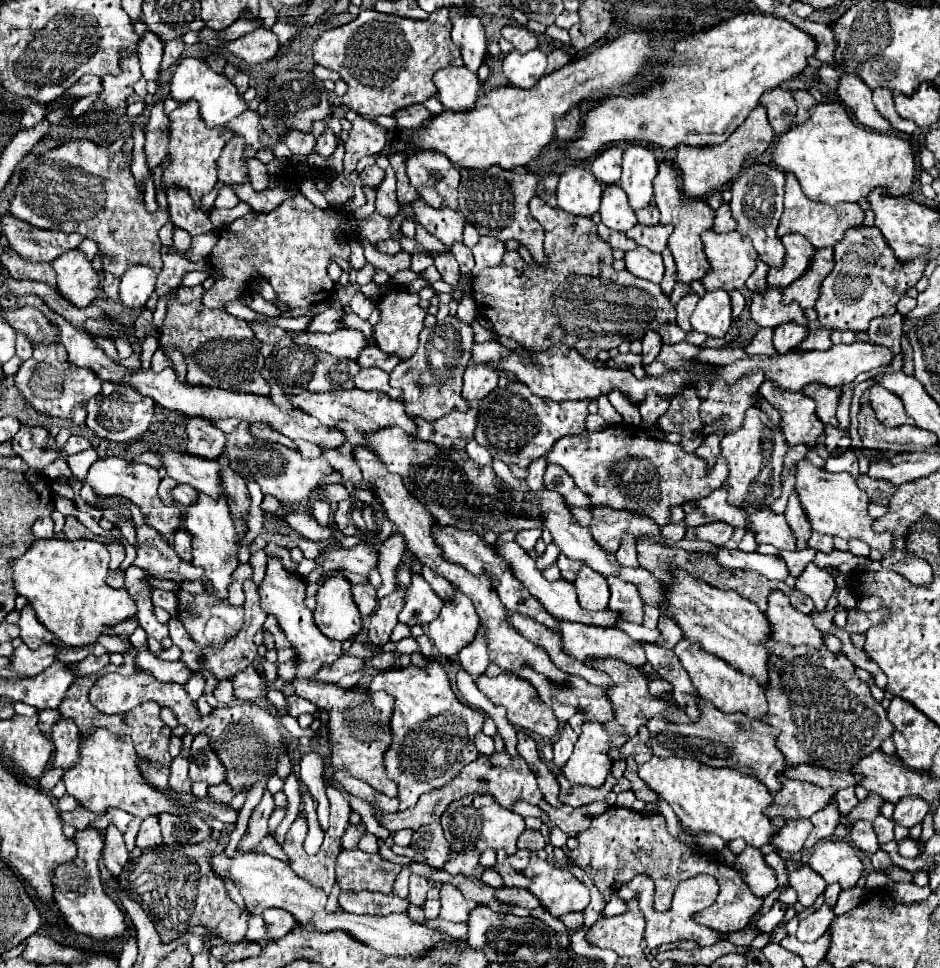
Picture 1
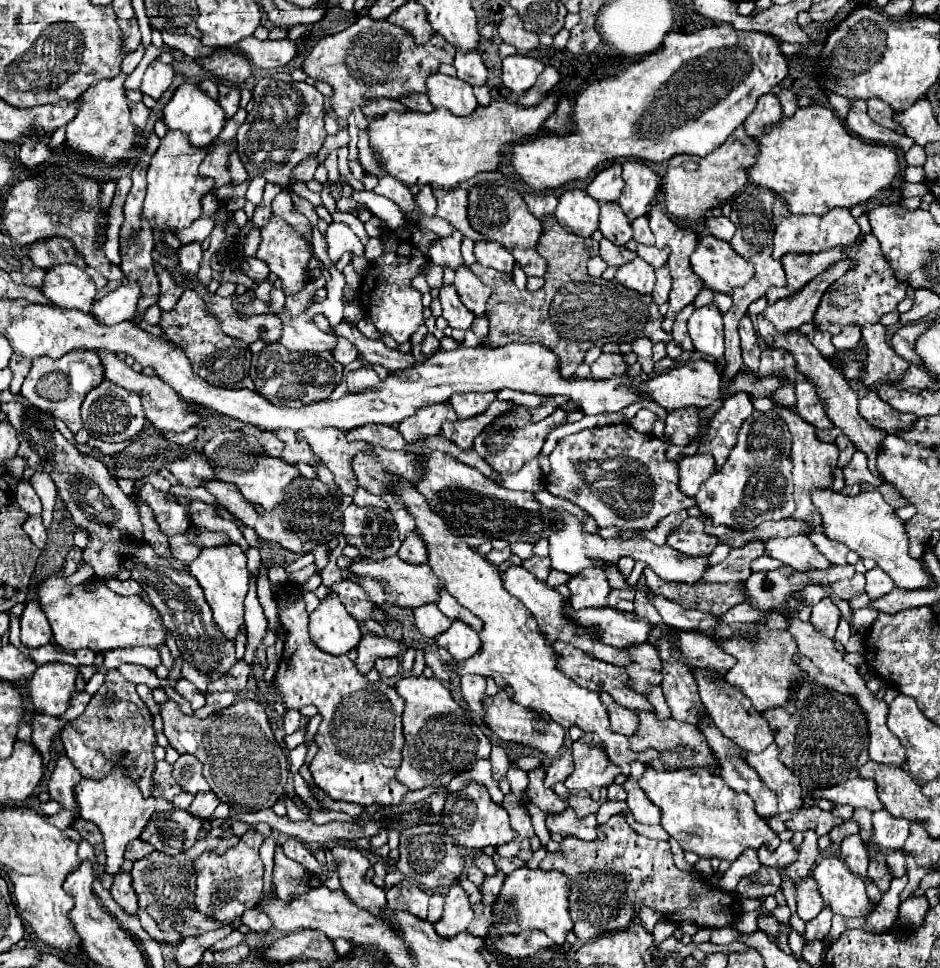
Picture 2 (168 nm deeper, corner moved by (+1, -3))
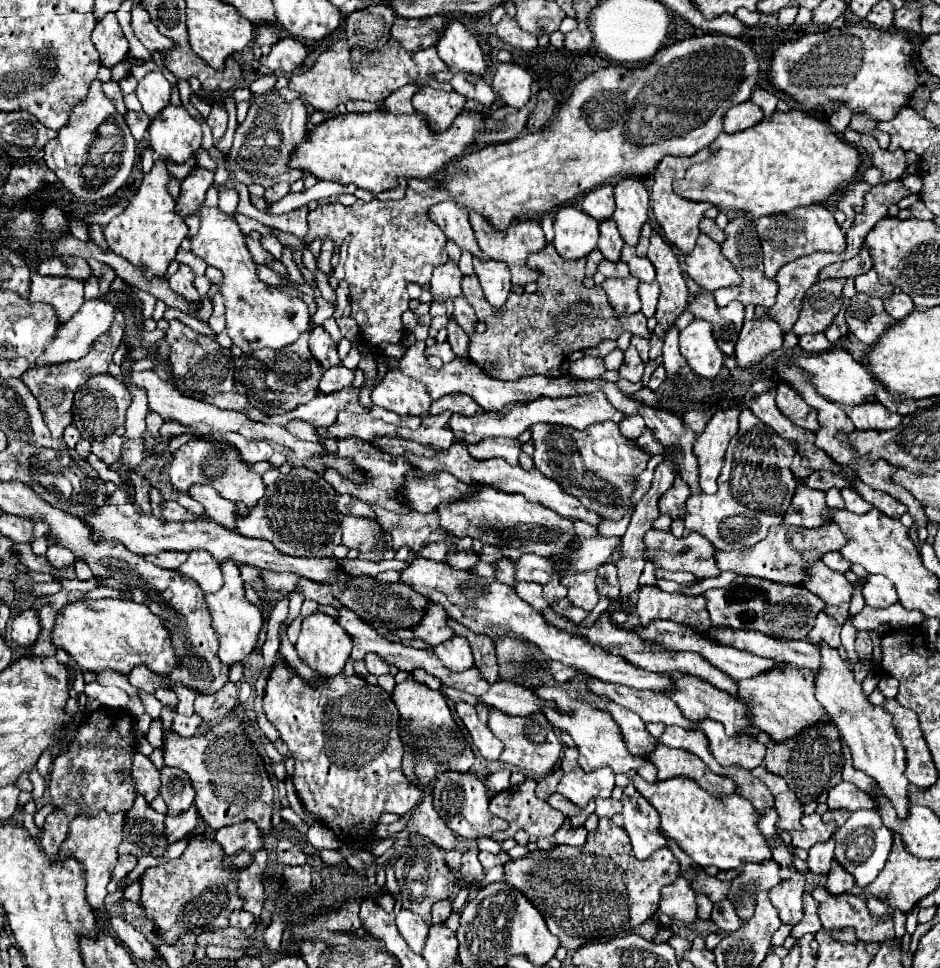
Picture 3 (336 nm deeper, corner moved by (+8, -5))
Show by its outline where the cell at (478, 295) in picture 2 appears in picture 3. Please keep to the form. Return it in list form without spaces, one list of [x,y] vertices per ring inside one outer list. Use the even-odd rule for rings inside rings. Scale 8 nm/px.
[[[464,296],[456,298],[456,302],[454,302],[454,318],[456,318],[458,326],[468,334],[468,338],[476,332],[476,314]]]

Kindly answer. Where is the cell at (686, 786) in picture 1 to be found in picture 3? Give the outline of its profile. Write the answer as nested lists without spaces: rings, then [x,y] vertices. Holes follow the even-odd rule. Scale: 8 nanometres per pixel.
[[[636,774],[632,784],[658,810],[664,836],[674,838],[698,866],[714,864],[718,870],[738,870],[748,862],[758,864],[770,860],[770,848],[758,830],[758,812],[742,796],[732,794],[728,798],[714,798],[694,780],[684,778],[650,784]]]

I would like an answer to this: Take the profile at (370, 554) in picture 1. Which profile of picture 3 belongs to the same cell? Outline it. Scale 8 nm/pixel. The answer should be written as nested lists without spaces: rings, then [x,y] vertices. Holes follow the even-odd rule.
[[[412,560],[410,566],[402,572],[402,582],[410,584],[416,592],[428,596],[434,604],[442,604],[444,610],[454,620],[458,620],[472,632],[486,634],[490,638],[504,636],[504,632],[512,632],[512,636],[524,636],[524,640],[536,644],[544,652],[546,658],[558,660],[566,666],[574,666],[582,674],[594,676],[602,682],[624,684],[624,686],[630,686],[636,690],[654,690],[654,692],[674,690],[674,682],[668,674],[656,674],[656,672],[648,672],[644,668],[636,668],[634,664],[624,660],[624,656],[604,652],[602,648],[596,648],[594,644],[590,644],[584,636],[570,634],[570,632],[564,632],[564,630],[548,624],[544,620],[542,612],[534,610],[528,602],[524,602],[516,596],[512,586],[496,582],[494,578],[480,578],[480,580],[484,580],[484,584],[488,584],[488,592],[484,596],[478,596],[476,600],[468,600],[464,596],[464,592],[460,592],[460,584],[464,584],[464,580],[468,580],[468,570],[454,570],[450,566],[446,568],[444,562],[434,562],[434,560]]]

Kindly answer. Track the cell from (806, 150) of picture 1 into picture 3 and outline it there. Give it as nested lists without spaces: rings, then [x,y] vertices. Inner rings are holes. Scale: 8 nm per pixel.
[[[802,110],[774,112],[770,118],[764,118],[756,126],[738,134],[722,132],[710,144],[710,148],[714,152],[706,162],[694,164],[692,168],[688,168],[682,180],[674,180],[674,192],[692,202],[710,202],[726,212],[742,210],[750,212],[756,218],[790,212],[798,206],[826,202],[842,186],[850,184],[854,180],[854,174],[858,172],[858,150],[842,142],[826,122]]]

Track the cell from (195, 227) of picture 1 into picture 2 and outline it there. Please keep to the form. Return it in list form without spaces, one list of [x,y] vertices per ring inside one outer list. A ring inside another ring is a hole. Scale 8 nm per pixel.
[[[199,242],[183,244],[183,246],[177,250],[177,256],[179,256],[179,266],[181,266],[185,272],[197,272],[197,270],[199,270],[201,256],[203,256],[201,244],[199,244]]]

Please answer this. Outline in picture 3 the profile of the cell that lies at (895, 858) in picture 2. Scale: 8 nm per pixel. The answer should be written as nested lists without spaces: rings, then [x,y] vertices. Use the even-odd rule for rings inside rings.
[[[816,888],[812,896],[820,904],[818,914],[824,928],[828,930],[854,928],[856,938],[860,942],[884,944],[888,940],[894,940],[894,910],[890,906],[886,905],[889,911],[886,922],[874,924],[864,900],[858,896],[848,896],[848,894],[830,896],[824,888]]]

